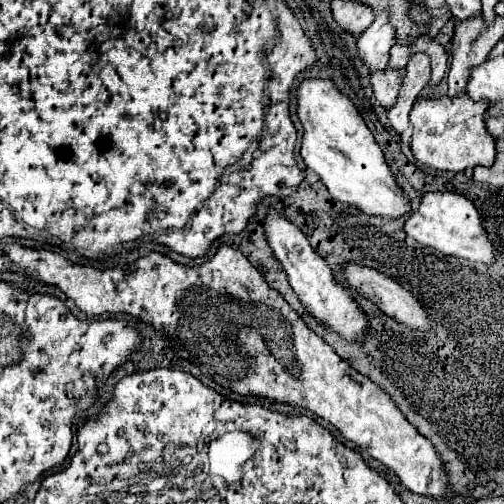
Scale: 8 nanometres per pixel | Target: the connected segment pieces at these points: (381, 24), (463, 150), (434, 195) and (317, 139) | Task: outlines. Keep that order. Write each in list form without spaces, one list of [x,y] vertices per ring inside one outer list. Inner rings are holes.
[[[386,11],[378,13],[374,23],[358,39],[358,57],[370,73],[388,67],[390,47],[394,45],[394,29],[388,23]]]
[[[466,93],[450,99],[418,99],[410,113],[410,121],[414,127],[412,133],[412,153],[414,157],[440,171],[454,171],[462,173],[468,167],[490,167],[494,163],[494,139],[490,139],[486,125],[484,125],[484,113],[486,103],[474,103]]]
[[[448,191],[424,193],[418,211],[406,219],[404,233],[408,237],[414,237],[422,245],[438,249],[444,255],[452,255],[468,261],[482,261],[482,263],[494,261],[494,247],[484,233],[484,225],[476,207],[466,197],[456,193],[448,193]]]
[[[304,79],[296,89],[298,119],[304,127],[300,155],[308,169],[320,175],[330,195],[346,205],[356,205],[368,215],[400,217],[410,211],[410,201],[394,183],[382,149],[364,119],[330,79]]]

